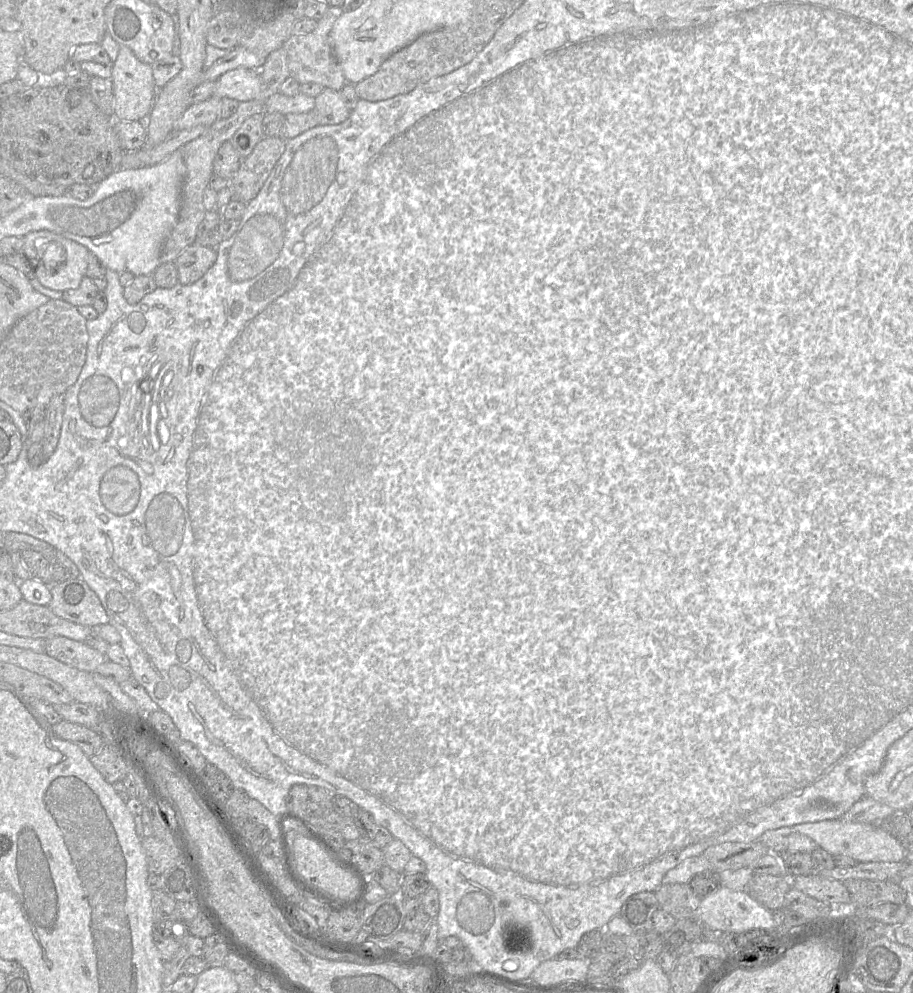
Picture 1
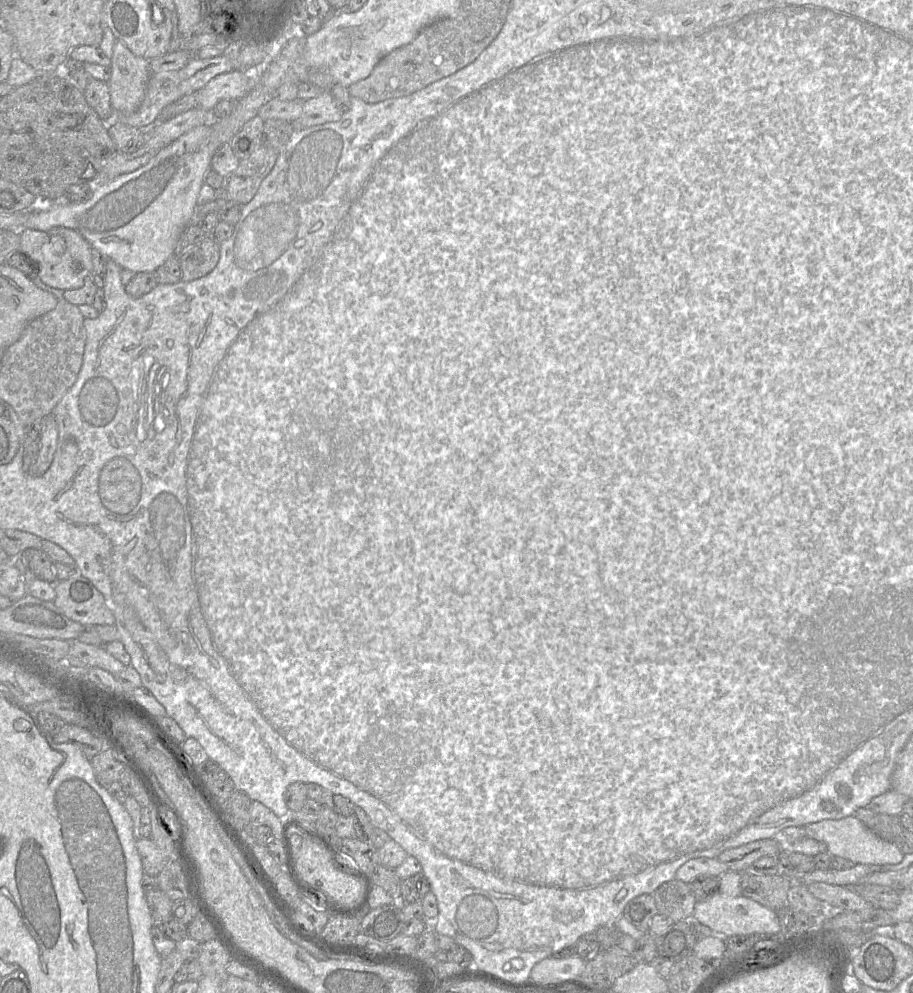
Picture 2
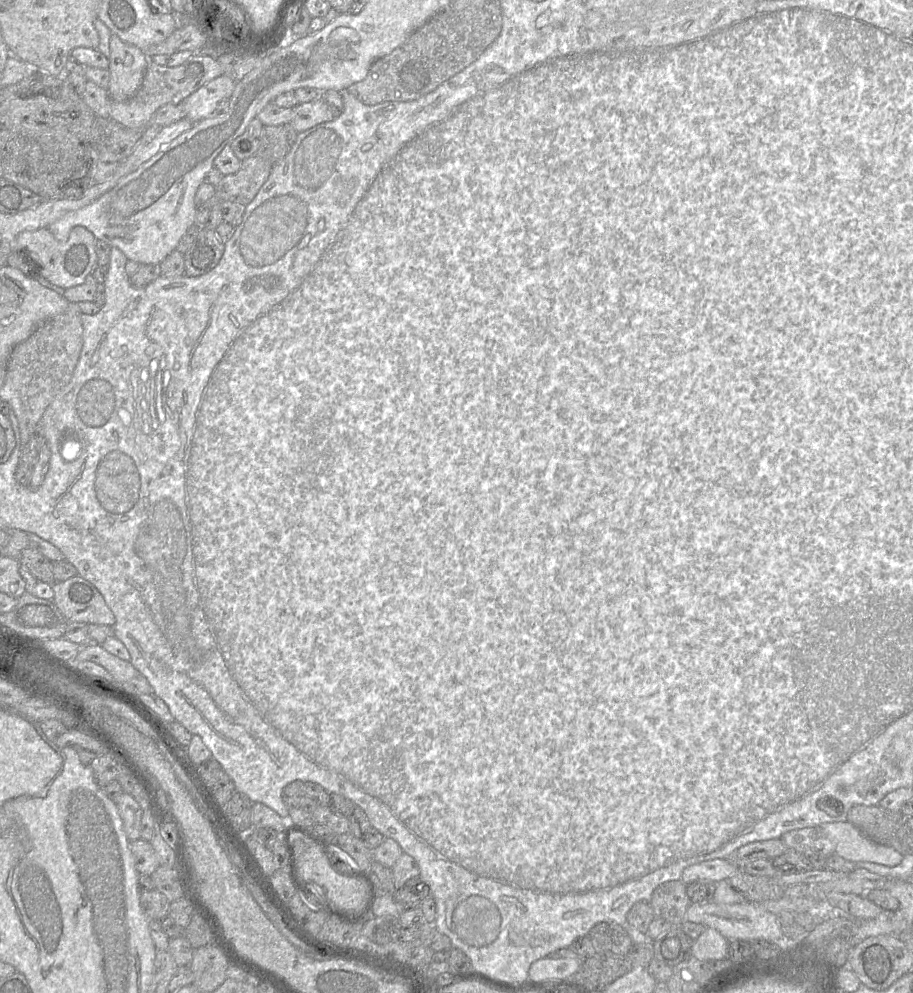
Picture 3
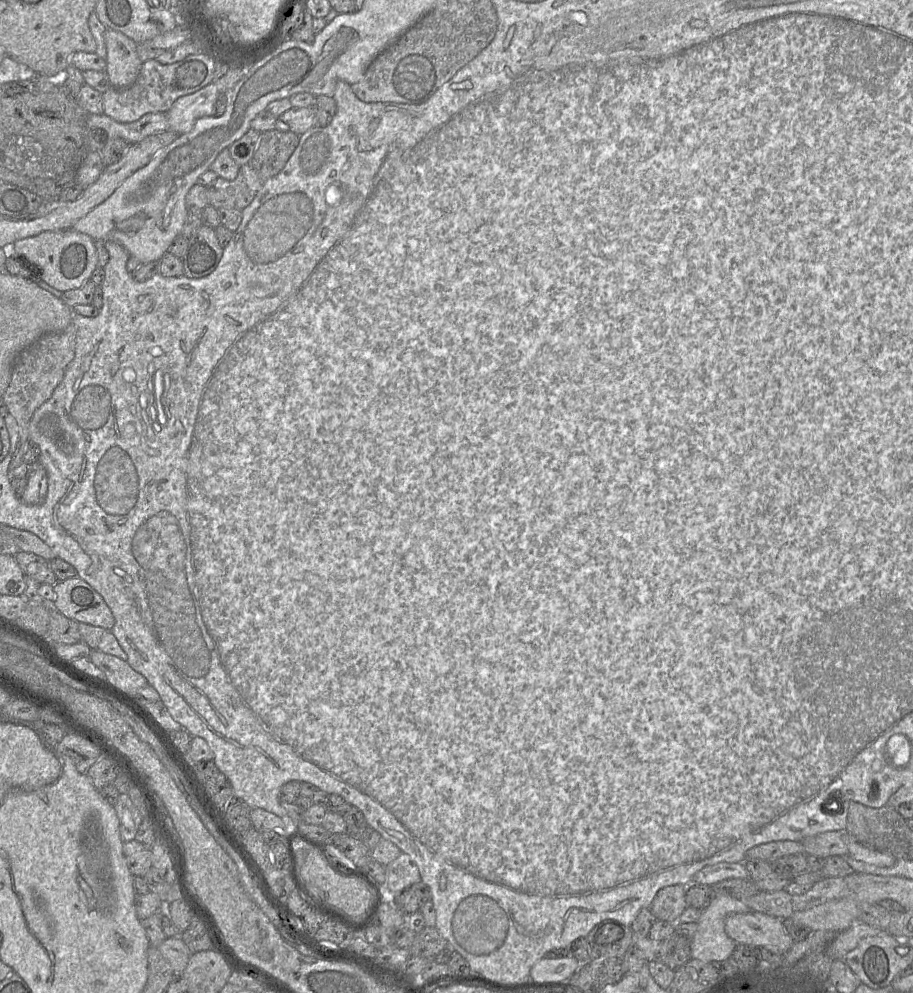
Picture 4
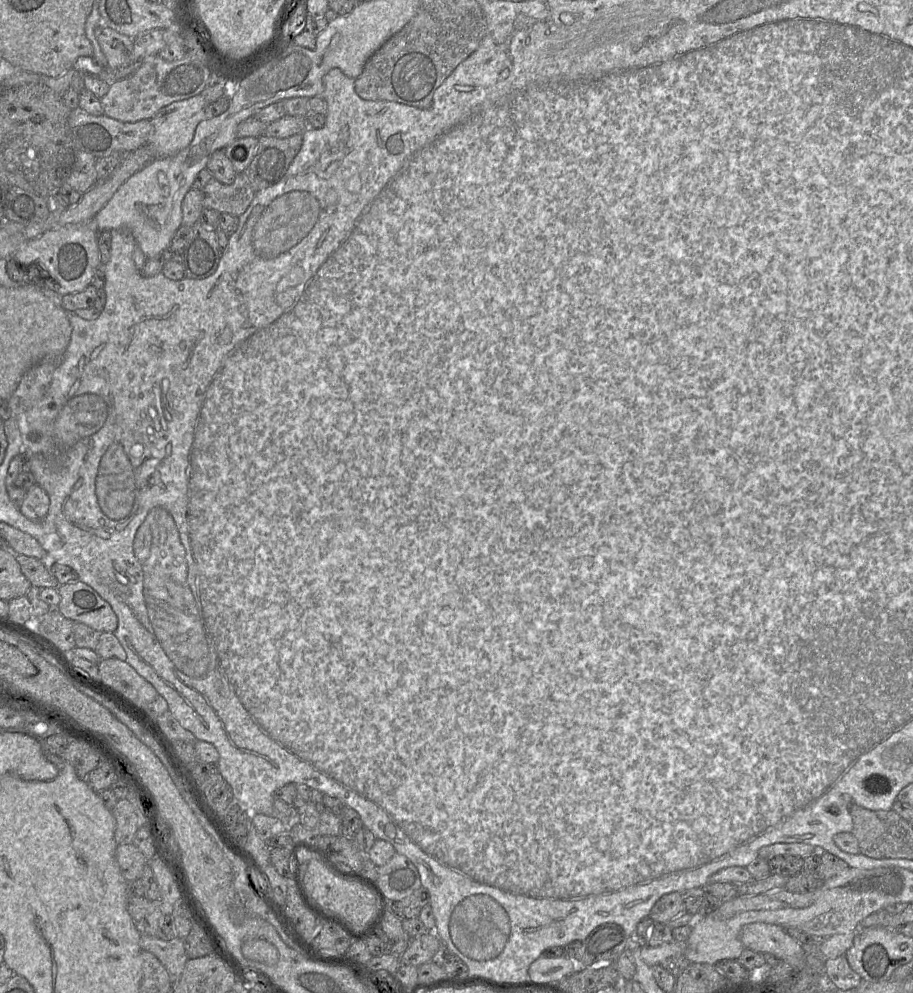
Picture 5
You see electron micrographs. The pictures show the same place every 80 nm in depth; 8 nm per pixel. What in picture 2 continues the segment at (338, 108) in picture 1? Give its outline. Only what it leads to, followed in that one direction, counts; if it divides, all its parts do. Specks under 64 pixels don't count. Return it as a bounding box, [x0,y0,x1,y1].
[294,90,343,129]

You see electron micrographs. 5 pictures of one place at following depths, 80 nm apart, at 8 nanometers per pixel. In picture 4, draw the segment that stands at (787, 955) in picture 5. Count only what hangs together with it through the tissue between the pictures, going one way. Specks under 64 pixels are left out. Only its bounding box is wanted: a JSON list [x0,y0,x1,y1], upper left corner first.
[725,912,794,955]

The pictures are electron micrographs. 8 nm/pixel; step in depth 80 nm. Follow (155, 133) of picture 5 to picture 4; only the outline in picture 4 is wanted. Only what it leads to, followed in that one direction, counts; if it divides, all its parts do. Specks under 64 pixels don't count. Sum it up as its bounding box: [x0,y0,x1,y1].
[166,82,220,135]

